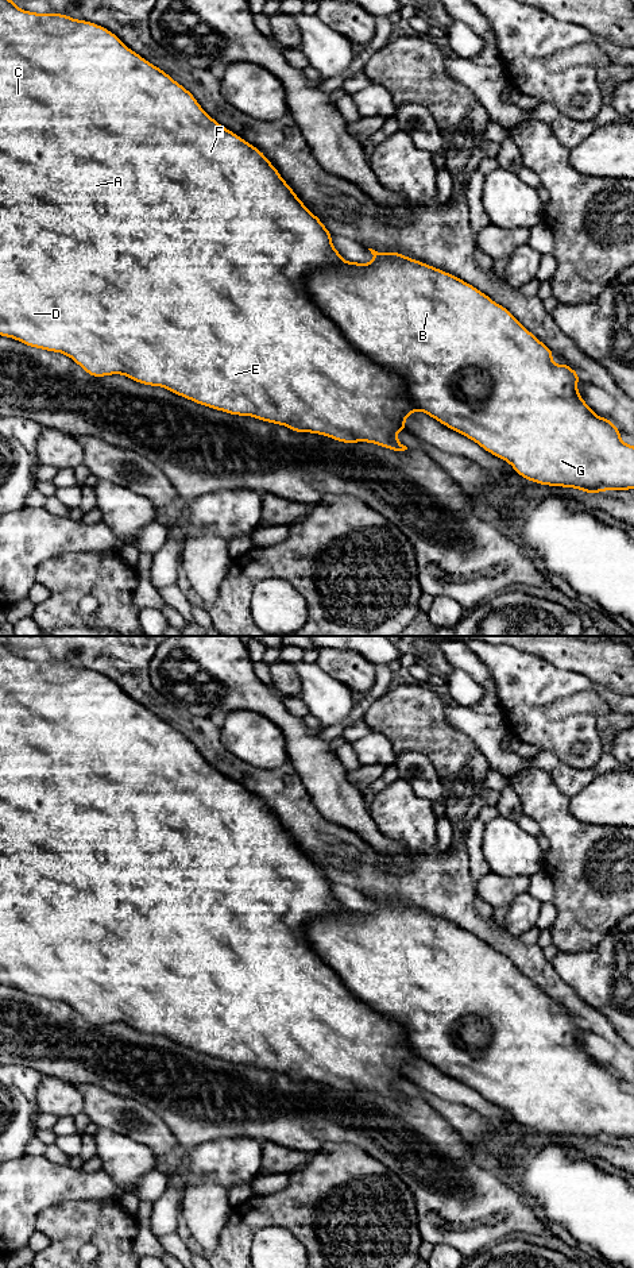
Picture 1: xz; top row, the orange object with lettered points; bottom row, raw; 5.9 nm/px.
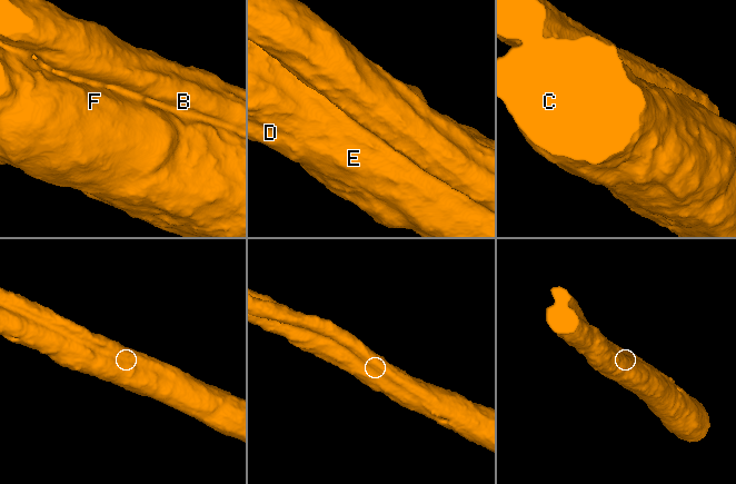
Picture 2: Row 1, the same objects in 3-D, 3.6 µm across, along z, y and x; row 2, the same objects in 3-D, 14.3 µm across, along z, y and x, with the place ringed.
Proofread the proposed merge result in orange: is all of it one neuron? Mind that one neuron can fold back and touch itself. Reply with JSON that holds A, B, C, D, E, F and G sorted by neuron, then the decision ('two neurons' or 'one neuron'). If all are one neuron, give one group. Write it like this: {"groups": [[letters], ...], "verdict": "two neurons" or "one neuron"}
{"groups": [["A", "B", "C", "D", "E", "F", "G"]], "verdict": "one neuron"}

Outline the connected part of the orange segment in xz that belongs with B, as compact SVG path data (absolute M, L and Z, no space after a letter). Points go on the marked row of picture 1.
M0 0L0 335L16 339L34 348L61 352L71 358L92 377L113 374L125 375L142 385L161 386L183 398L200 405L217 409L236 416L251 416L266 423L274 423L290 428L293 432L309 432L324 435L340 443L367 442L380 447L405 451L407 450L395 436L398 431L407 431L405 419L421 411L436 419L442 425L464 435L478 443L487 452L510 463L517 474L546 486L573 487L584 490L587 496L607 490L634 489L634 446L621 440L621 429L611 419L599 417L577 392L580 373L572 370L568 363L554 365L550 358L556 355L514 315L503 305L496 304L487 294L468 282L444 270L429 266L421 261L402 255L398 251L378 253L368 248L374 255L371 263L347 262L332 244L332 235L322 221L312 213L297 197L295 192L281 177L275 166L266 155L247 140L227 130L210 117L198 104L196 97L166 72L156 68L134 50L128 49L112 31L96 23L73 19L63 14L38 14L20 9L13 0Z

